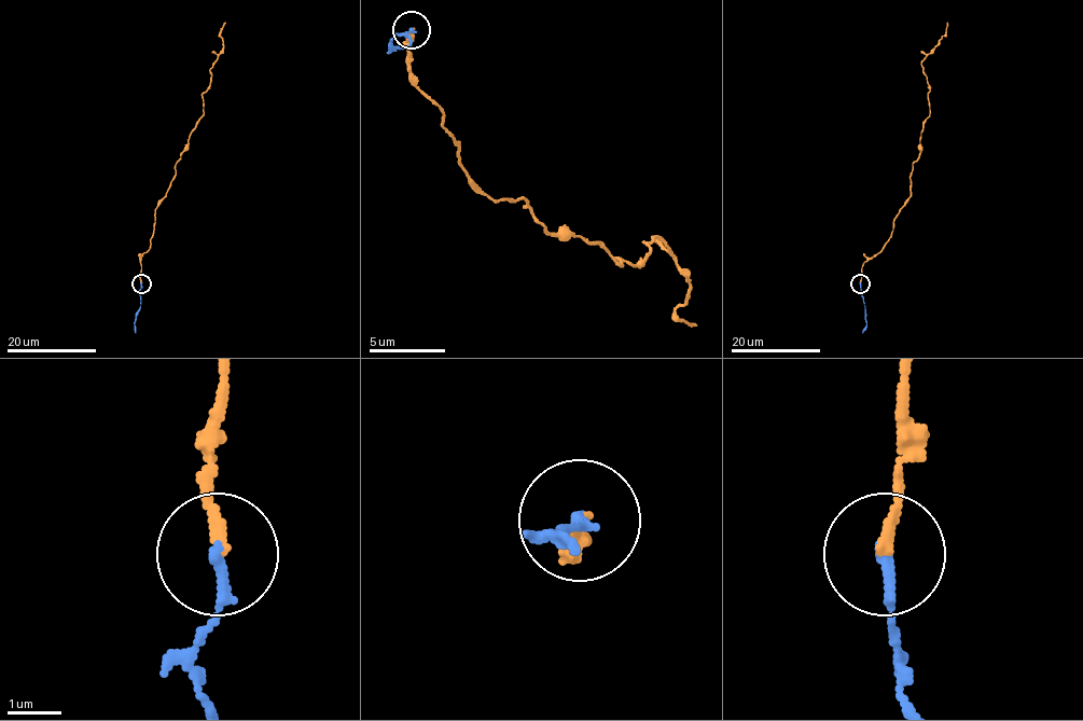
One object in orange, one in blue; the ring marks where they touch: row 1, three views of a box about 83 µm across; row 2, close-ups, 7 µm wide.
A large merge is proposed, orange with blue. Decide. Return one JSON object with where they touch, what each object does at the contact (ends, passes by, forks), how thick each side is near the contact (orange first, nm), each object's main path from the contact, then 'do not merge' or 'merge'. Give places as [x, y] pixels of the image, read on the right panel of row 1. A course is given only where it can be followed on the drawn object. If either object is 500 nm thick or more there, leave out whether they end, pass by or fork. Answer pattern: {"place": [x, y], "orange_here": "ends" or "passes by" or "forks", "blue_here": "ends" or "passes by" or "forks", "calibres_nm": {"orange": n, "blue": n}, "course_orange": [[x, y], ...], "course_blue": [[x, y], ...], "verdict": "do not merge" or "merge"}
{"place": [860, 283], "orange_here": "ends", "blue_here": "ends", "calibres_nm": {"orange": 190, "blue": 200}, "course_orange": [[860, 282], [862, 265], [883, 248], [910, 196], [913, 164], [929, 115], [921, 61], [946, 32], [947, 23]], "course_blue": [[860, 282], [866, 323], [862, 332]], "verdict": "merge"}

